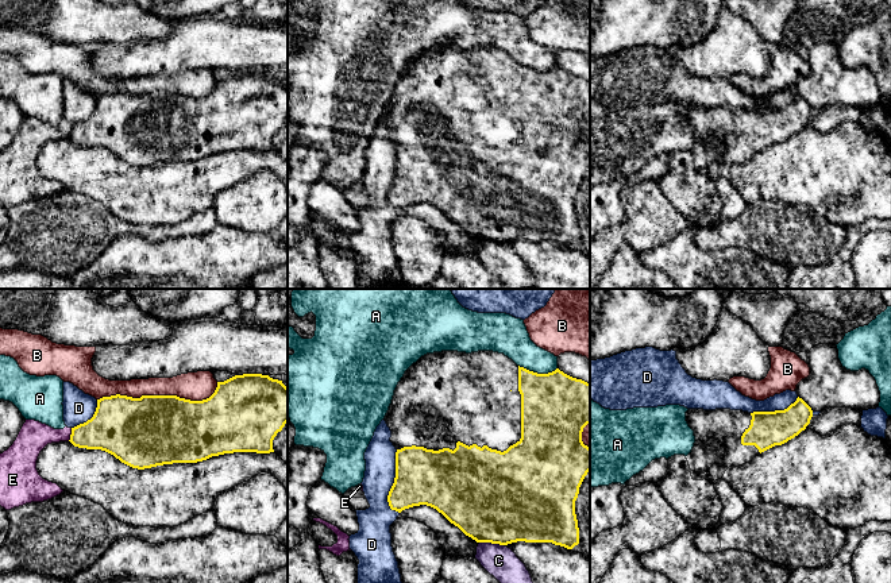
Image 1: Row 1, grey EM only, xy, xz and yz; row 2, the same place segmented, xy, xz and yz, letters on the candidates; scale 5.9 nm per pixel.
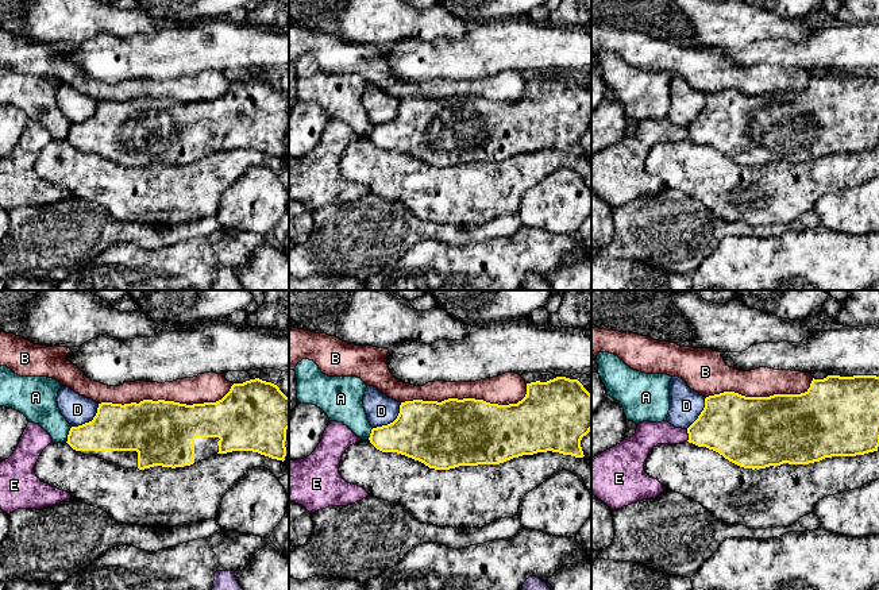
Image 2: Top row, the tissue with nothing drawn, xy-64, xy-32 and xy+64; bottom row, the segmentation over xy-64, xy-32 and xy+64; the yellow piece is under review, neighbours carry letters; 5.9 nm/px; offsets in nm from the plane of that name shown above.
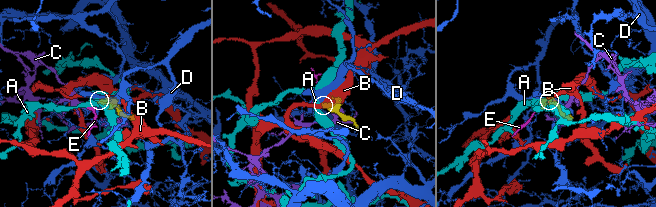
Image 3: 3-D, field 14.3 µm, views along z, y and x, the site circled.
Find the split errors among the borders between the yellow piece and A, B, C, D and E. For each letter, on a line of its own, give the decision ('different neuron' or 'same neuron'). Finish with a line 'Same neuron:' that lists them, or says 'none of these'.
A: different neuron
B: different neuron
C: different neuron
D: different neuron
E: different neuron
Same neuron: none of these

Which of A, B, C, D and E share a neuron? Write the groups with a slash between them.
A / B / C / D / E

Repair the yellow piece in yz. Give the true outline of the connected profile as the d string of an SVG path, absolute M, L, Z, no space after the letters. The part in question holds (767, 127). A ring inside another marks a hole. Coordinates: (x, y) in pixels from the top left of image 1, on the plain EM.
M799 94L787 107L775 109L688 107L686 119L695 134L694 144L686 154L690 167L705 171L713 162L722 162L728 166L747 162L759 151L798 134L810 121L811 115L811 105Z

